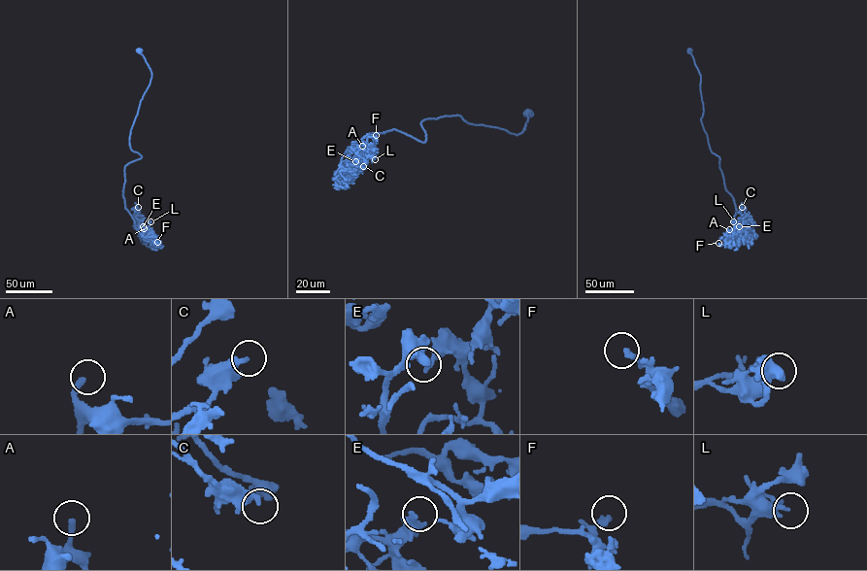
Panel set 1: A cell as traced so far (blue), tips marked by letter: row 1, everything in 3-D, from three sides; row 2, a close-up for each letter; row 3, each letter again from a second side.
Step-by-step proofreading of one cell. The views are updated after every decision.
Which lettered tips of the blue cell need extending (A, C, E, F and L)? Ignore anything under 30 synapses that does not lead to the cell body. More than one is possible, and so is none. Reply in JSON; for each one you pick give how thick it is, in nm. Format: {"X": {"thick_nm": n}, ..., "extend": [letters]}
{"A": {"thick_nm": 240}, "extend": ["A"]}

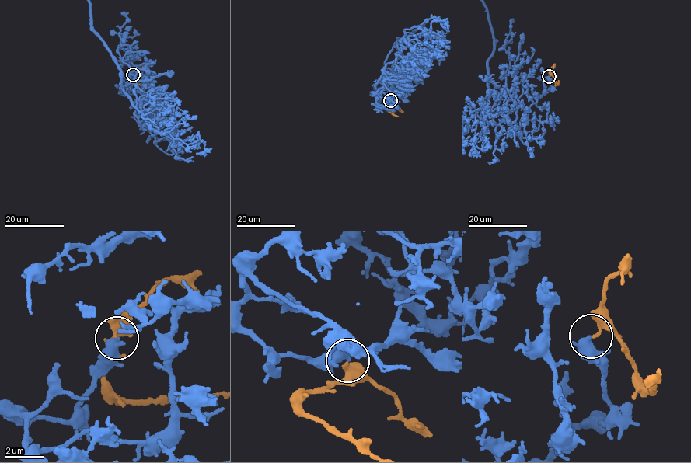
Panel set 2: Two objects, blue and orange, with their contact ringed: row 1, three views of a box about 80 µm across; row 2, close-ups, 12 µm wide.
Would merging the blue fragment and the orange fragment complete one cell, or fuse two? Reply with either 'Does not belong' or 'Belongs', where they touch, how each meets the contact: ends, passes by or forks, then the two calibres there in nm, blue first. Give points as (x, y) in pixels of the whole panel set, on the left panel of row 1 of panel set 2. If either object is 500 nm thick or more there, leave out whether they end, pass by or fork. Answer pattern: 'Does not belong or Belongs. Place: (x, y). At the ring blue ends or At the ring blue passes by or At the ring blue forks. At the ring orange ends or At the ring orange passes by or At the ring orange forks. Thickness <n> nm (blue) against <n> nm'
Does not belong. Place: (133, 74). At the ring blue passes by. At the ring orange ends. Thickness 360 nm (blue) against 280 nm

